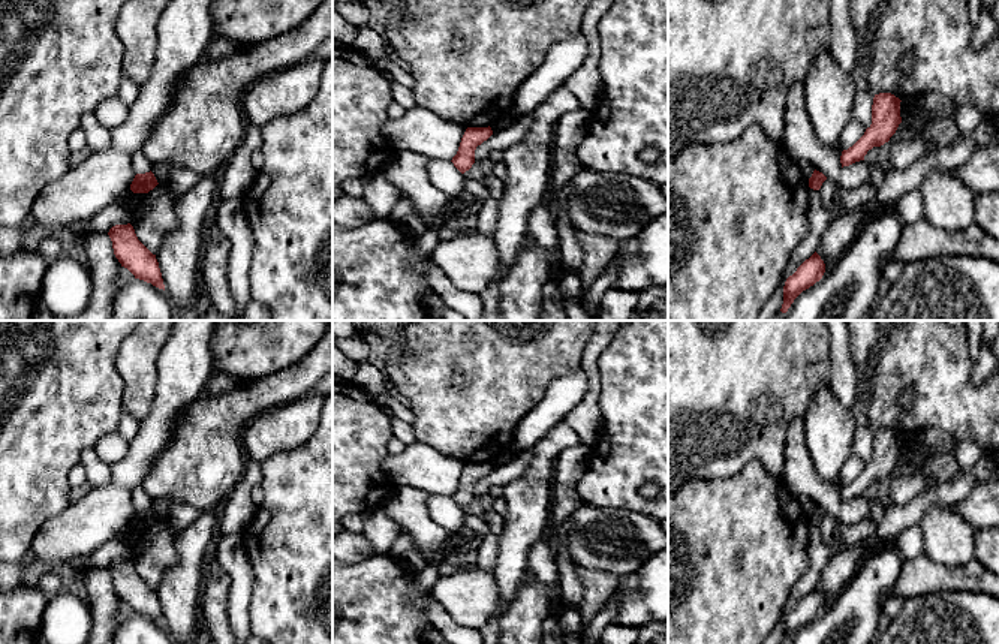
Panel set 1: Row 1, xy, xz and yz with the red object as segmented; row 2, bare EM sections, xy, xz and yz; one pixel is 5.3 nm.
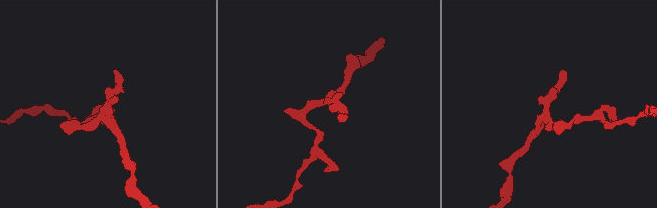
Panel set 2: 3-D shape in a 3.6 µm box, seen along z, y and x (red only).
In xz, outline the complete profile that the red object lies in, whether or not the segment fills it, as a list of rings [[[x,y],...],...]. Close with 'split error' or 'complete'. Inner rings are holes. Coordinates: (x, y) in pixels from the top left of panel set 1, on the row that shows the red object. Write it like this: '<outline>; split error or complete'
[[[467,127],[457,154],[452,157],[454,166],[464,174],[475,163],[475,150],[493,135],[491,127]]]; complete

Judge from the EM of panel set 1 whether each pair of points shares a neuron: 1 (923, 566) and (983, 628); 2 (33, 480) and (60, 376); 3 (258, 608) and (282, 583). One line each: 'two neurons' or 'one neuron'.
1: two neurons
2: one neuron
3: one neuron

